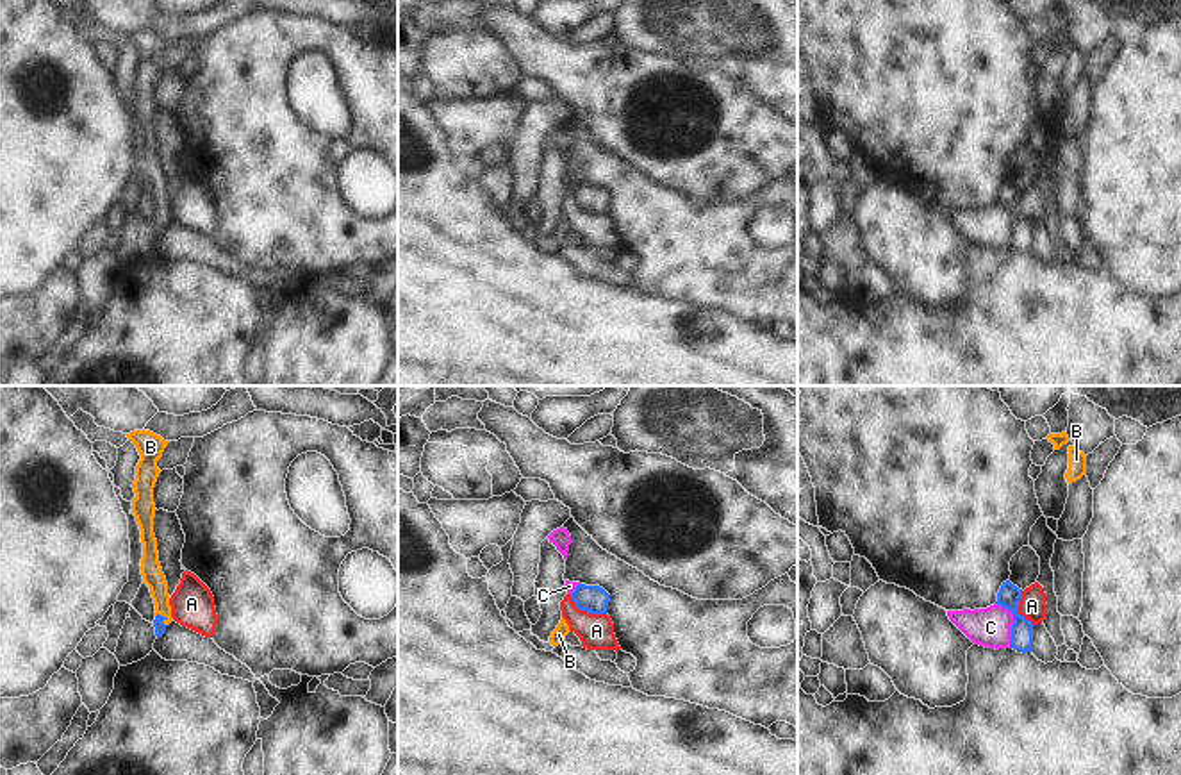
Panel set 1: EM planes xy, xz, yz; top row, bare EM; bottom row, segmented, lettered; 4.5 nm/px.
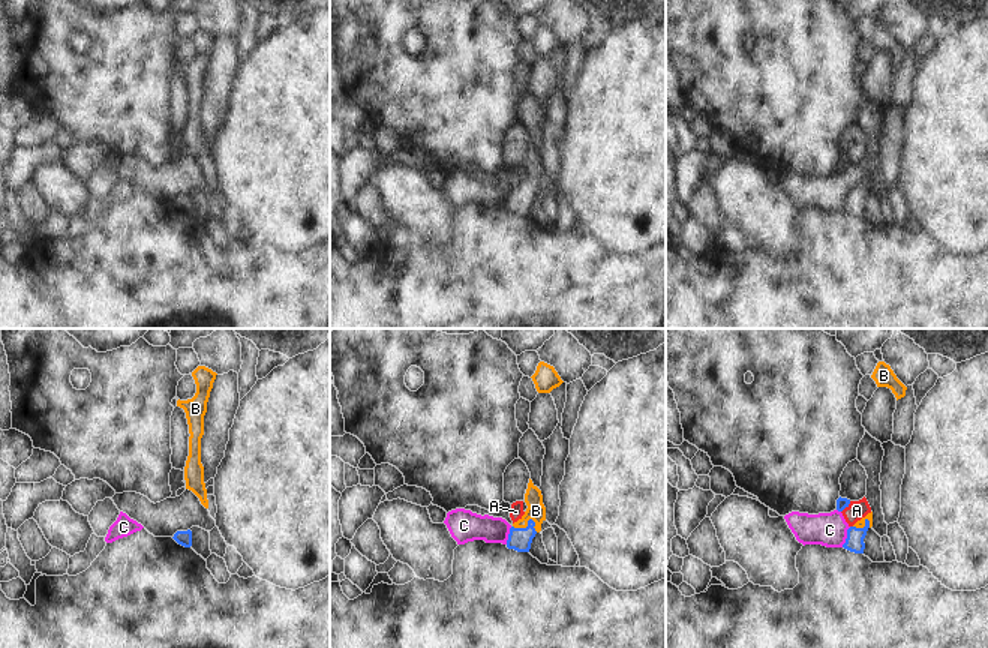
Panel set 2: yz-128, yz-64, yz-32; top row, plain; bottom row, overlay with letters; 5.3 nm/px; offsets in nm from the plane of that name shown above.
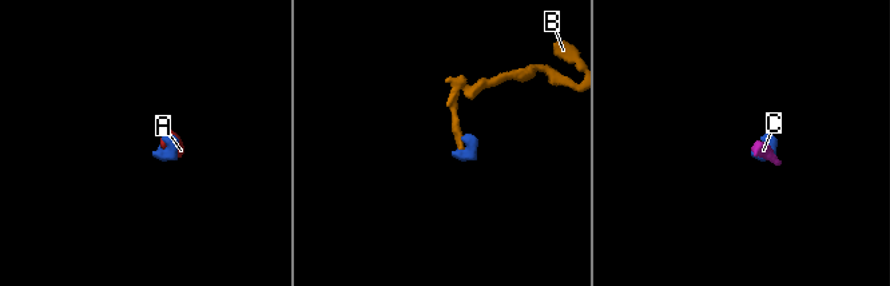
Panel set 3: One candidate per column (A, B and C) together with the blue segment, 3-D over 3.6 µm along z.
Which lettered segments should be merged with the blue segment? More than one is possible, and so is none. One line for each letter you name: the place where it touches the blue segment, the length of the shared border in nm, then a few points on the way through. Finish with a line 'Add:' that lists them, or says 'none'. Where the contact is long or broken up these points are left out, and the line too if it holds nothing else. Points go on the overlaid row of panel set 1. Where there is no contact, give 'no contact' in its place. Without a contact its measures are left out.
B: xy (165, 618) | 80 nm | across xy (159, 627), (165, 618), (159, 586), (152, 574)
Add: B

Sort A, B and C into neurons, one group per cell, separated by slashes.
A C / B

